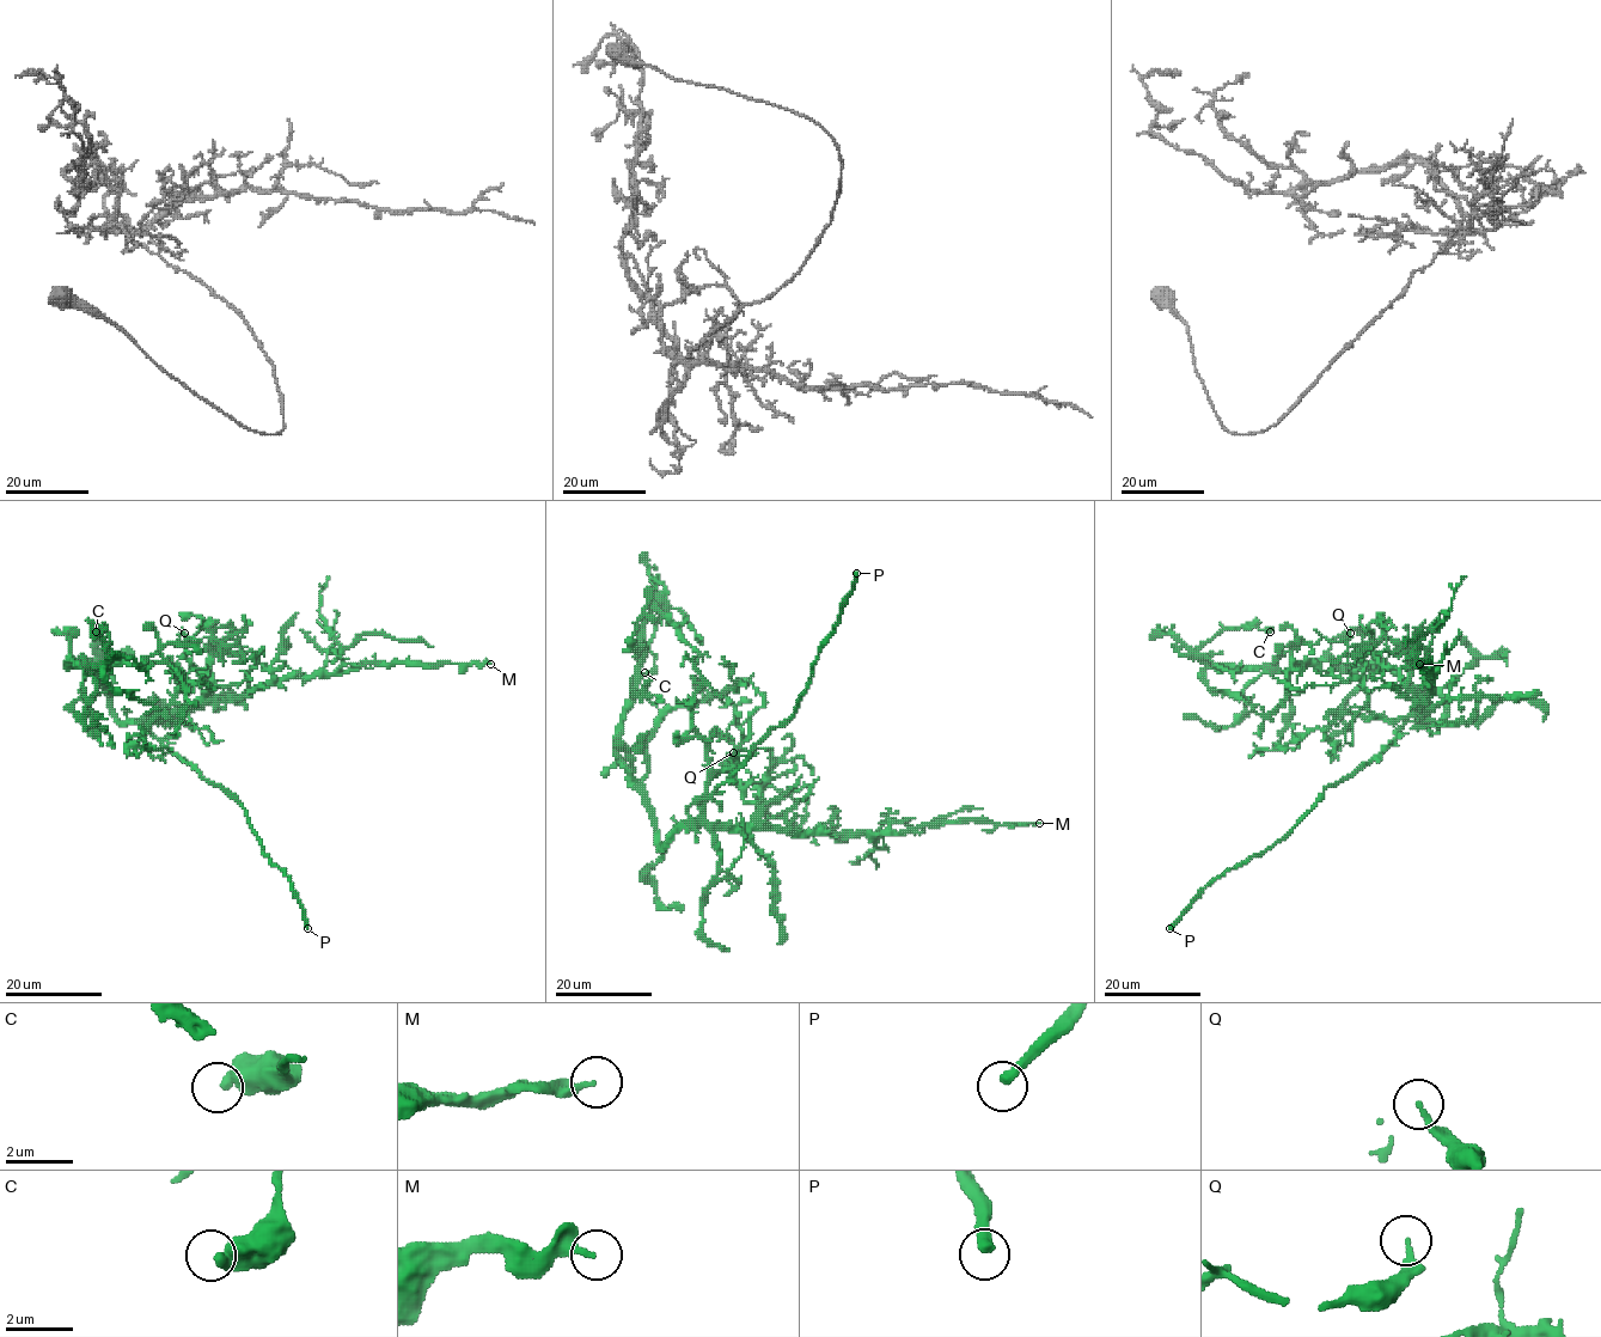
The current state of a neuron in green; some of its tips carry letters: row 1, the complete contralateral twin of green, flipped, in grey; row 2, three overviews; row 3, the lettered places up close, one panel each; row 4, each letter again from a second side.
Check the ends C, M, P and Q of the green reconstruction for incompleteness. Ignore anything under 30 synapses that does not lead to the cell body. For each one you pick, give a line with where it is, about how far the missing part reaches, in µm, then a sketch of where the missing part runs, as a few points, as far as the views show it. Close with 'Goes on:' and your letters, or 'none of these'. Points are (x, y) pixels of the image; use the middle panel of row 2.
P: at (856, 573); about 90 µm are missing
Goes on: P

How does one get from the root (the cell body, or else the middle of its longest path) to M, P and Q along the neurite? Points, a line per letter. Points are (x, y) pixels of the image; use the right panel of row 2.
M: (1436, 721), (1423, 720), (1423, 702), (1431, 677), (1429, 667), (1419, 664)
P: (1436, 721), (1407, 721), (1382, 752), (1352, 775), (1328, 785), (1324, 795), (1283, 837), (1217, 877), (1169, 928)
Q: (1436, 721), (1442, 700), (1382, 665), (1317, 670), (1290, 657), (1293, 642), (1338, 642), (1350, 633)

